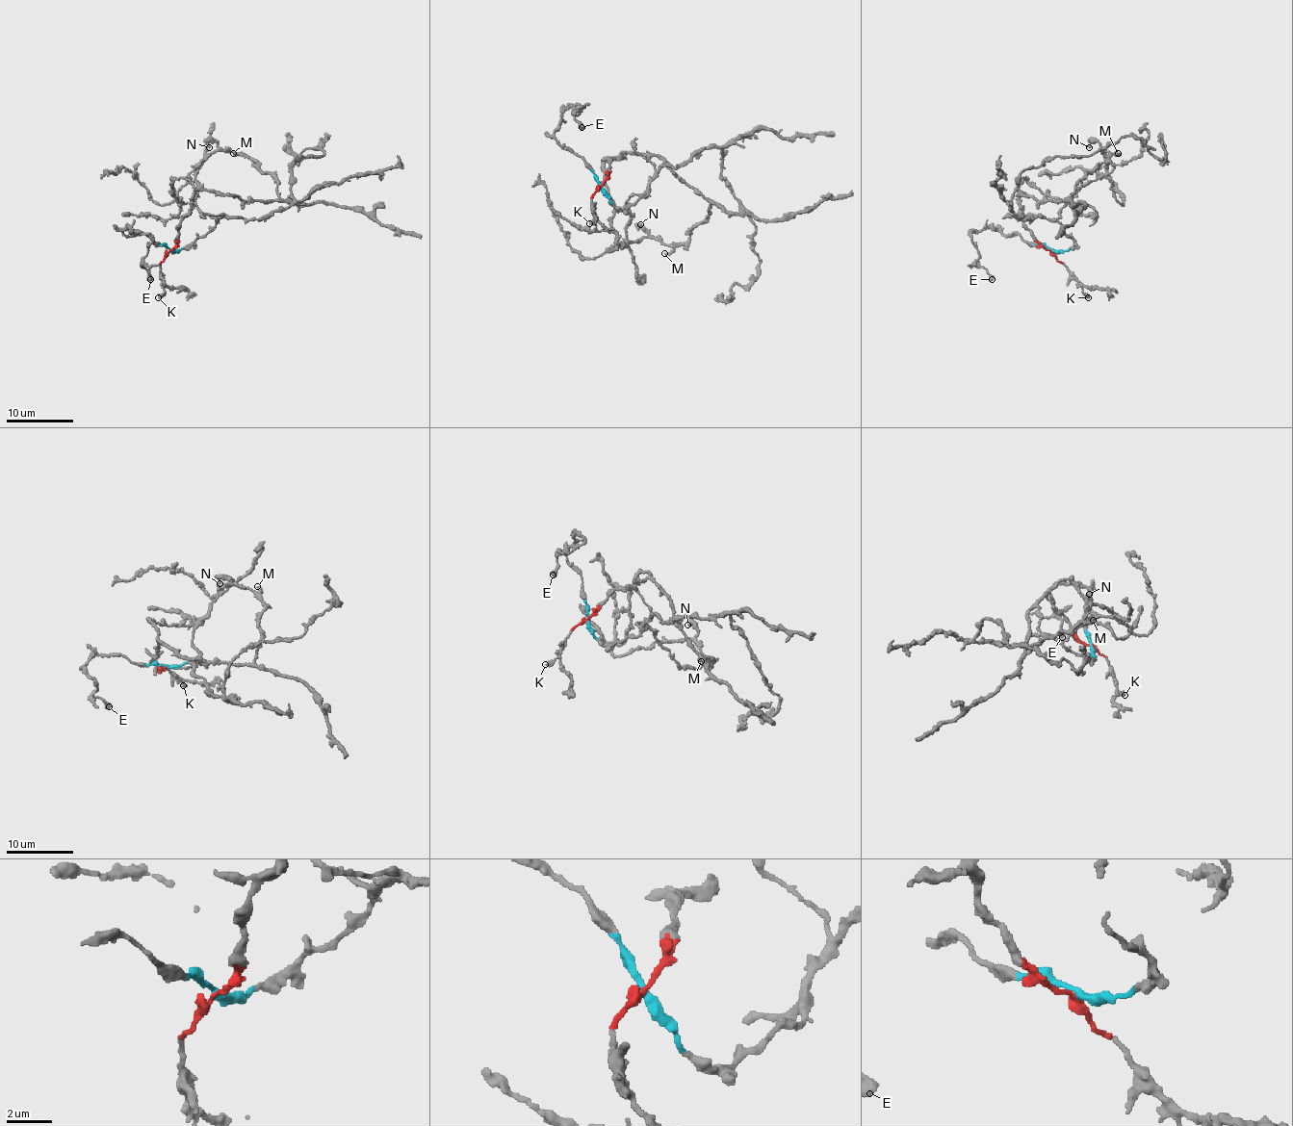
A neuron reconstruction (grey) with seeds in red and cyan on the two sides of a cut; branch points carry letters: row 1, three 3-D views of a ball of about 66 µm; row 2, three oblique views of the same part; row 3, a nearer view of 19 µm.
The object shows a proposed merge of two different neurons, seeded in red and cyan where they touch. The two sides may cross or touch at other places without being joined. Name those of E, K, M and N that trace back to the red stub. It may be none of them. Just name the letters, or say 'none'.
K, M, N

